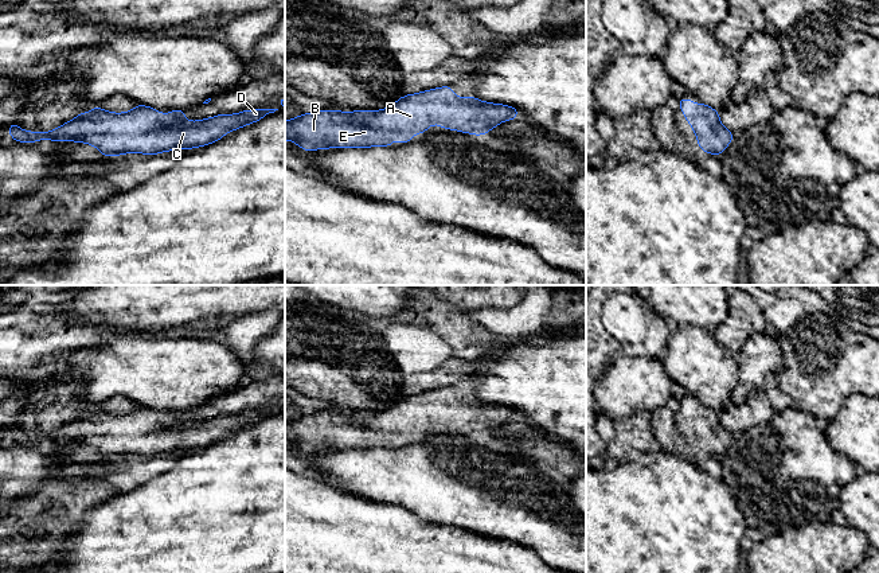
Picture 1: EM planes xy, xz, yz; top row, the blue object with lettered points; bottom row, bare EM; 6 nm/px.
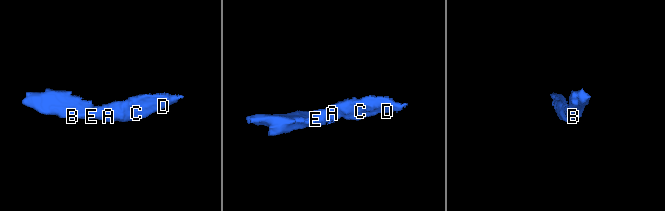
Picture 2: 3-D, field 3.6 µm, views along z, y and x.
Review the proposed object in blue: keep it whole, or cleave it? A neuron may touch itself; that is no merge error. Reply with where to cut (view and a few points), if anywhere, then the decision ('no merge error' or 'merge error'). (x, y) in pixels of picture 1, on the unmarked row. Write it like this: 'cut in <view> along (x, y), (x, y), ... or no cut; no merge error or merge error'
no cut; no merge error

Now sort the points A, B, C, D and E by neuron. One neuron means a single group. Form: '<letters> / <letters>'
A B C D E

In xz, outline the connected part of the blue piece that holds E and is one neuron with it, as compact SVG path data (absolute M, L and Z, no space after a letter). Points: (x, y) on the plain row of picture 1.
M452 387L401 398L383 412L316 412L285 422L285 441L312 453L325 449L391 448L392 441L409 441L437 425L442 429L485 436L505 421L515 421L519 412L489 405L476 398L461 399Z

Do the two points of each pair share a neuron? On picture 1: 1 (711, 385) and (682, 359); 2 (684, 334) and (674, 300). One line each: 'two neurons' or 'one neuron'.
1: one neuron
2: two neurons

